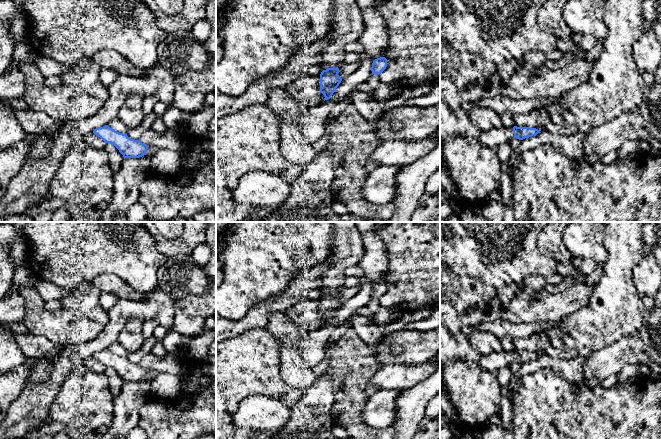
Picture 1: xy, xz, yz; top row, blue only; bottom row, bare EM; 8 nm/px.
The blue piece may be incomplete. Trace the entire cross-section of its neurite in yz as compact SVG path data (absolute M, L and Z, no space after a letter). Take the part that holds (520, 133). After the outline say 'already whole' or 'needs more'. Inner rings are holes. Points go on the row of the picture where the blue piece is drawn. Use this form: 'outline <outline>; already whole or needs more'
outline M494 127L487 131L481 131L479 140L485 147L497 147L500 144L509 143L514 137L523 140L536 136L540 131L532 127Z; needs more

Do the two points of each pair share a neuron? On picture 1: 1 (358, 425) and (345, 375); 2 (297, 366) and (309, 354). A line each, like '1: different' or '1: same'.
1: same
2: different

